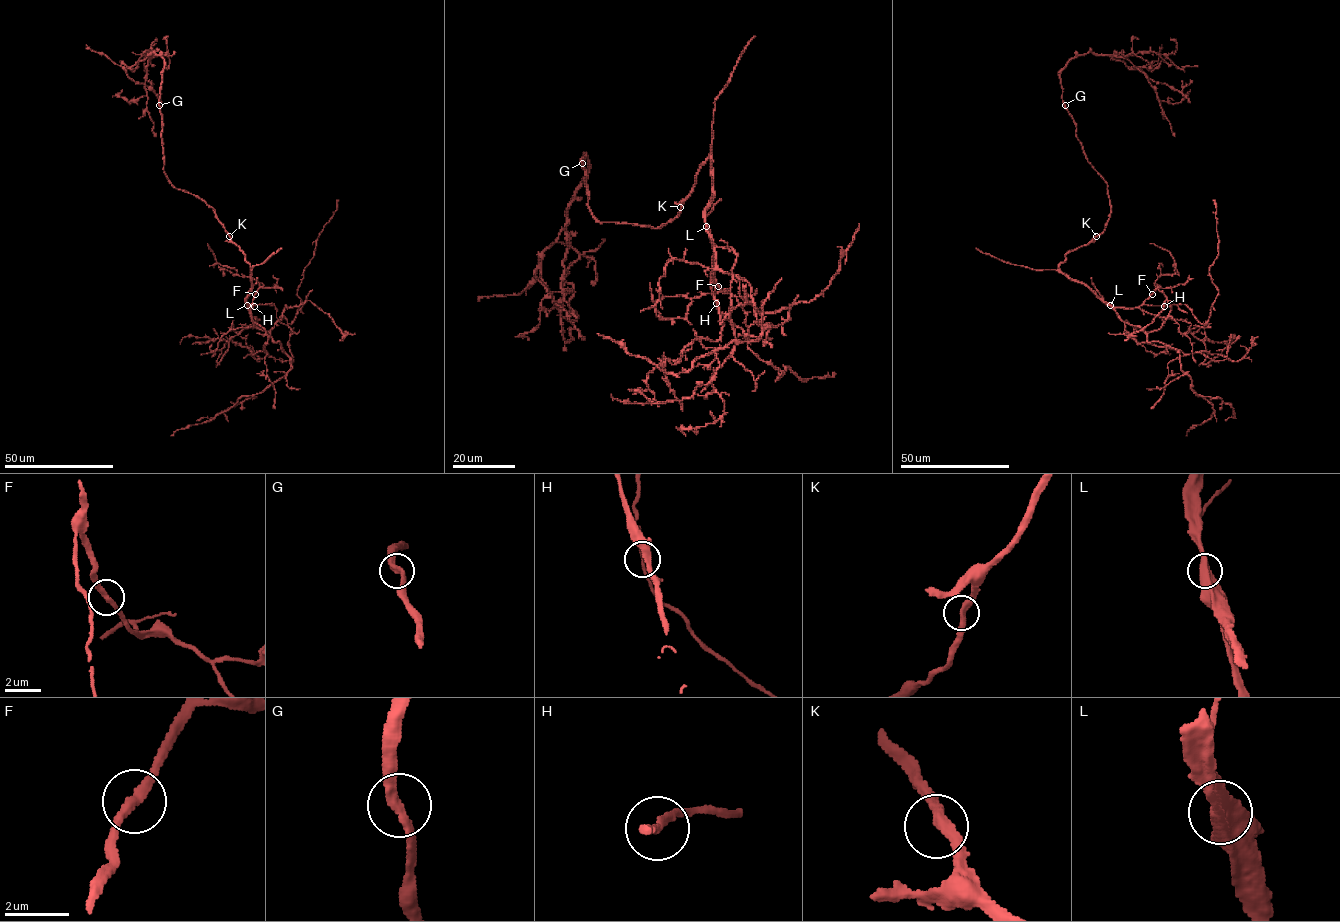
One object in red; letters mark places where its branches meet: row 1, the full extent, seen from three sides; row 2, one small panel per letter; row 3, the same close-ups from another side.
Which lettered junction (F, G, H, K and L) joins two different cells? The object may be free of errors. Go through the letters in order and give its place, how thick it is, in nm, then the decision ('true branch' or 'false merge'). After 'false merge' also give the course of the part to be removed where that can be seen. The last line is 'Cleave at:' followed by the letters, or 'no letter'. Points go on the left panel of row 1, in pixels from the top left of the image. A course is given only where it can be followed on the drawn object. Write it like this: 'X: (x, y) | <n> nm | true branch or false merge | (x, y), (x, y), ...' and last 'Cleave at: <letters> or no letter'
F: (255, 294) | 260 nm | true branch
G: (159, 105) | 320 nm | true branch
H: (254, 306) | 170 nm | true branch
K: (229, 236) | 340 nm | true branch
L: (247, 305) | 600 nm | true branch
Cleave at: no letter

